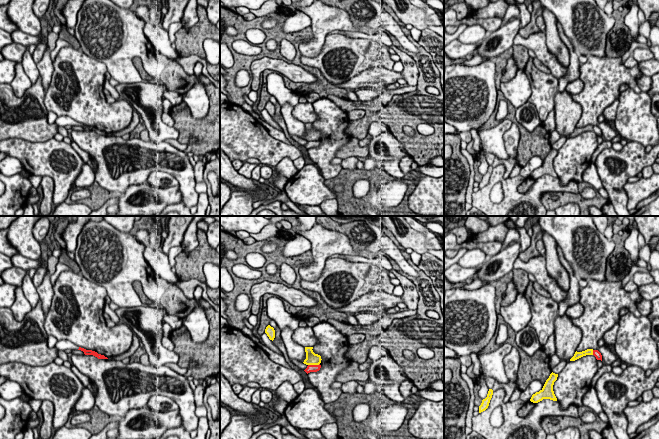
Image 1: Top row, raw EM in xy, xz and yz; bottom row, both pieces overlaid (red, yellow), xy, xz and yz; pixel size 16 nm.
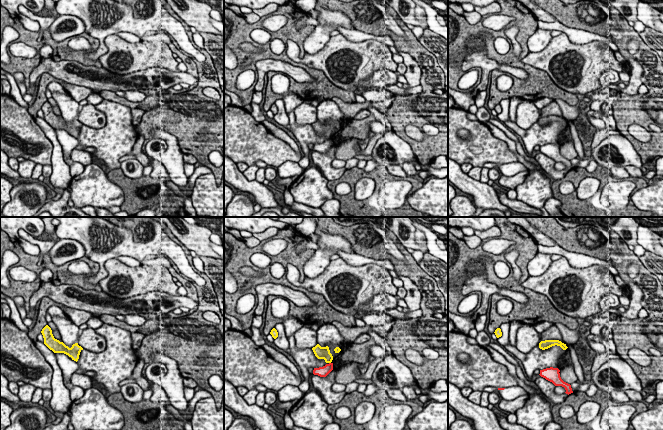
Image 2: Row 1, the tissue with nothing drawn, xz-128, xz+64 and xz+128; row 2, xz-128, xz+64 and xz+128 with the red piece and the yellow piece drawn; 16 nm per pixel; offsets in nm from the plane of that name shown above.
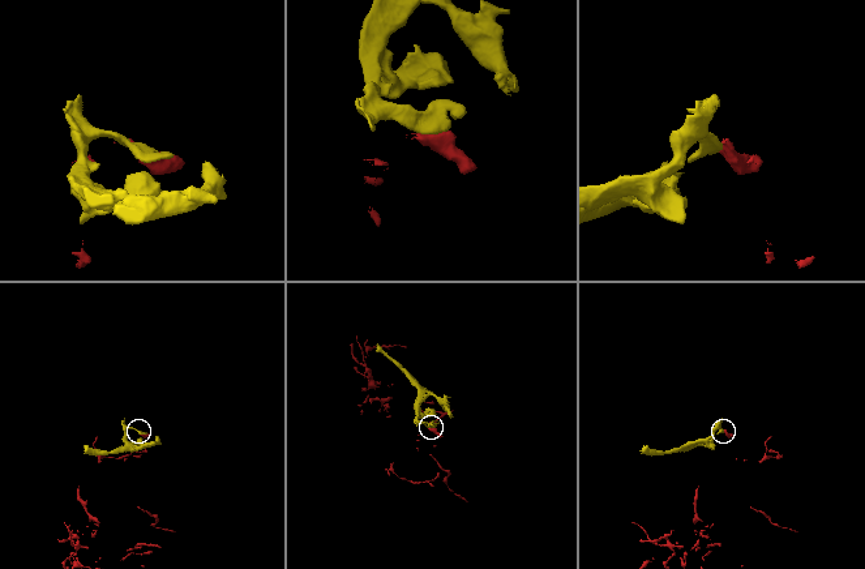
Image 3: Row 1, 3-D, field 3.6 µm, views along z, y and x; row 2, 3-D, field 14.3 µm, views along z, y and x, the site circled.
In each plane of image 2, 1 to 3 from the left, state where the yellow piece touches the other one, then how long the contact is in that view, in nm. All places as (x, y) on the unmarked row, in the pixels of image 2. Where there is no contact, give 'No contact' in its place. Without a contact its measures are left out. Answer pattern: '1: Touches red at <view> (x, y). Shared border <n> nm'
1: No contact
2: No contact
3: No contact

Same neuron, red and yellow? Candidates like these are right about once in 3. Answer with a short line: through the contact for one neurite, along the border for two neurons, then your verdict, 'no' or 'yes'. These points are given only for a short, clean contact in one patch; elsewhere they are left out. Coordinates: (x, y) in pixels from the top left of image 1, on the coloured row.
line xz (319, 363), (308, 365); no

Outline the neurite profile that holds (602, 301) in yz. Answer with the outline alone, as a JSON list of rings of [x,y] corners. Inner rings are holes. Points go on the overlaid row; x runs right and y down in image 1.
[[[589,280],[579,293],[583,313],[580,317],[572,319],[573,324],[582,332],[576,351],[598,350],[605,363],[611,365],[617,360],[616,355],[610,351],[609,346],[599,347],[598,341],[603,338],[606,331],[619,323],[622,308],[627,308],[636,317],[640,317],[637,303],[642,299],[638,289],[627,292],[622,287],[622,281]]]

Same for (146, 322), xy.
[[[160,305],[118,308],[114,311],[120,322],[128,325],[144,345],[151,366],[162,367],[178,363],[179,355],[162,345],[163,319],[166,310]]]

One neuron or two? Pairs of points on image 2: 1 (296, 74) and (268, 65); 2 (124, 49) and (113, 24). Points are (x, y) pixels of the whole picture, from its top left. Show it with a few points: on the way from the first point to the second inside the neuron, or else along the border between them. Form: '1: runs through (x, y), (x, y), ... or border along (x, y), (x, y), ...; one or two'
1: runs through (289, 70), (275, 65); one
2: border along (116, 33), (105, 38), (107, 51), (103, 54); two

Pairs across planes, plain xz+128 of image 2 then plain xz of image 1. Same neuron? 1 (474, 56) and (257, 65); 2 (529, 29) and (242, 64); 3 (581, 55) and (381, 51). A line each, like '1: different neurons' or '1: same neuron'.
1: same neuron
2: same neuron
3: same neuron

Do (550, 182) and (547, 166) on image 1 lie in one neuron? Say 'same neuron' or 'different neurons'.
different neurons

